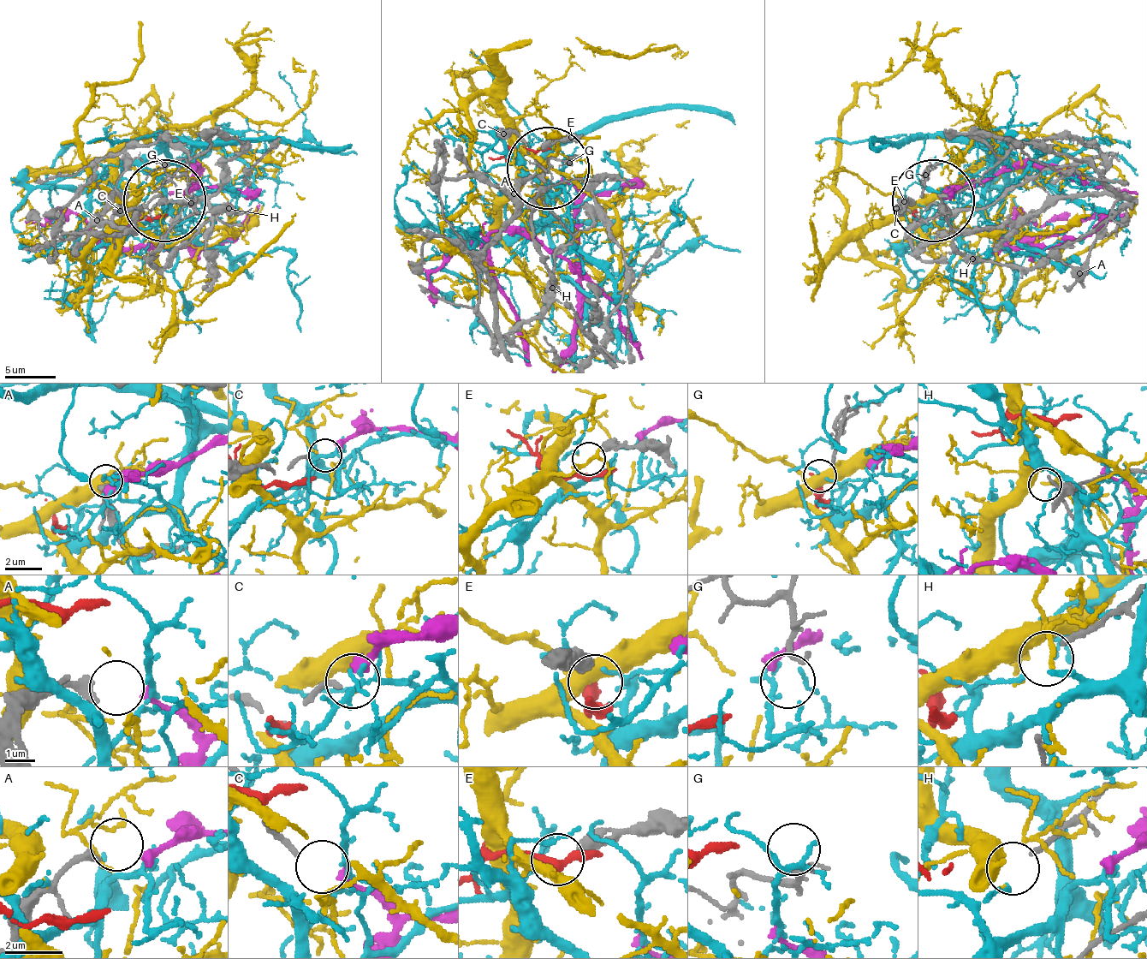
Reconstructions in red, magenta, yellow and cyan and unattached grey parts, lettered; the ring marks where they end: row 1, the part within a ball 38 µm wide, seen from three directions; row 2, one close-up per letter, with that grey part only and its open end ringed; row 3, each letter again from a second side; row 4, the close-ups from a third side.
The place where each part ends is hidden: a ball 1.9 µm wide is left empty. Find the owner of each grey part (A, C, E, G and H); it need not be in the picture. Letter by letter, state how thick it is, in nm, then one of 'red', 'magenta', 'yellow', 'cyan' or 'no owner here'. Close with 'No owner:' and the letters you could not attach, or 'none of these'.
A: 360 nm thick; no owner here
C: 160 nm thick; magenta
E: 500 nm thick; no owner here
G: 200 nm thick; no owner here
H: 160 nm thick; no owner here
No owner: A, E, G, H

